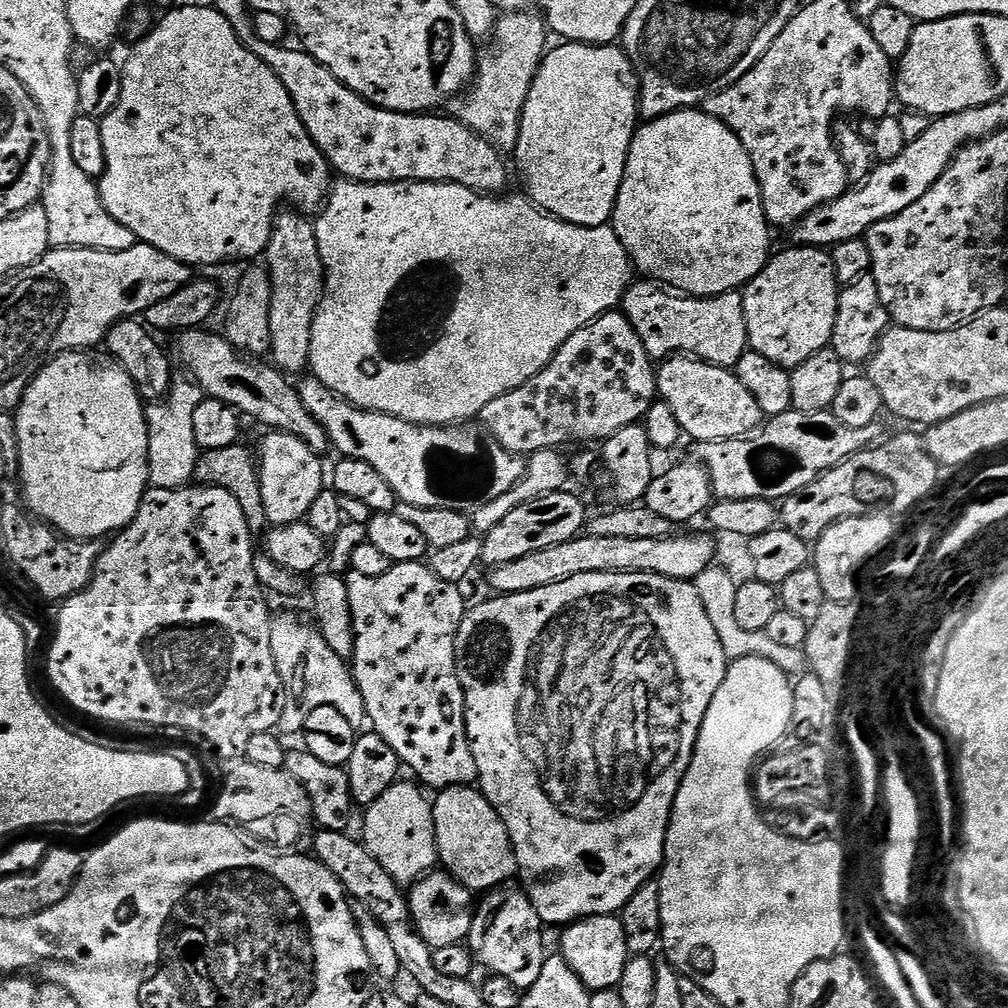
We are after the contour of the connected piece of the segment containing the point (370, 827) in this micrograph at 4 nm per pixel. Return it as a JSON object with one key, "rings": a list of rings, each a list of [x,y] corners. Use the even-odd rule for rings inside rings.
{"rings":[[[400,787],[386,790],[378,802],[367,805],[362,843],[398,885],[411,886],[421,876],[427,876],[438,864],[434,814],[429,797],[424,797],[425,793],[419,787]]]}

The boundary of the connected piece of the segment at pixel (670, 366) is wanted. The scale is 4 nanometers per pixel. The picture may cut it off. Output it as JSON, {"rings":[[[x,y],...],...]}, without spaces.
{"rings":[[[677,354],[656,368],[656,390],[659,399],[674,410],[680,431],[685,437],[693,436],[701,445],[715,440],[738,440],[753,435],[761,427],[762,413],[754,394],[742,386],[735,371],[719,368],[687,354]]]}

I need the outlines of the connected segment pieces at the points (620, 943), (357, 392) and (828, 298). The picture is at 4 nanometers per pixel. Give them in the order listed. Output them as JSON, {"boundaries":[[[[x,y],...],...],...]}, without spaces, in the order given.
{"boundaries":[[[[619,915],[587,916],[584,920],[567,925],[561,932],[564,933],[560,936],[559,955],[563,956],[574,974],[582,978],[589,992],[619,989],[626,962],[630,959],[626,930],[622,930]]],[[[341,179],[339,183],[331,185],[326,203],[319,209],[320,217],[314,220],[325,282],[324,294],[312,323],[310,372],[340,399],[371,412],[390,414],[411,424],[433,426],[455,426],[479,417],[480,411],[494,402],[494,398],[522,386],[522,382],[530,382],[534,374],[541,372],[574,330],[582,330],[582,326],[594,322],[602,314],[619,309],[634,276],[632,259],[611,226],[568,224],[541,211],[520,194],[497,198],[461,184],[435,184],[425,180],[359,184],[357,180]]],[[[788,246],[785,252],[779,252],[769,259],[768,265],[743,289],[744,317],[749,349],[762,354],[762,358],[770,358],[770,362],[791,370],[806,362],[806,358],[831,345],[841,285],[836,283],[834,262],[825,249]]]]}

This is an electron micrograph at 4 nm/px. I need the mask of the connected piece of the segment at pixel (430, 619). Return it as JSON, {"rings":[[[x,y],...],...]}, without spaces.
{"rings":[[[424,562],[393,564],[386,574],[378,574],[378,578],[366,578],[366,574],[349,571],[346,579],[352,611],[352,635],[356,637],[350,667],[362,694],[371,731],[390,742],[390,750],[398,754],[401,765],[407,771],[409,768],[425,789],[471,785],[477,779],[476,763],[466,730],[464,691],[456,673],[456,635],[466,611],[464,596],[459,592],[461,589],[443,581]]]}

